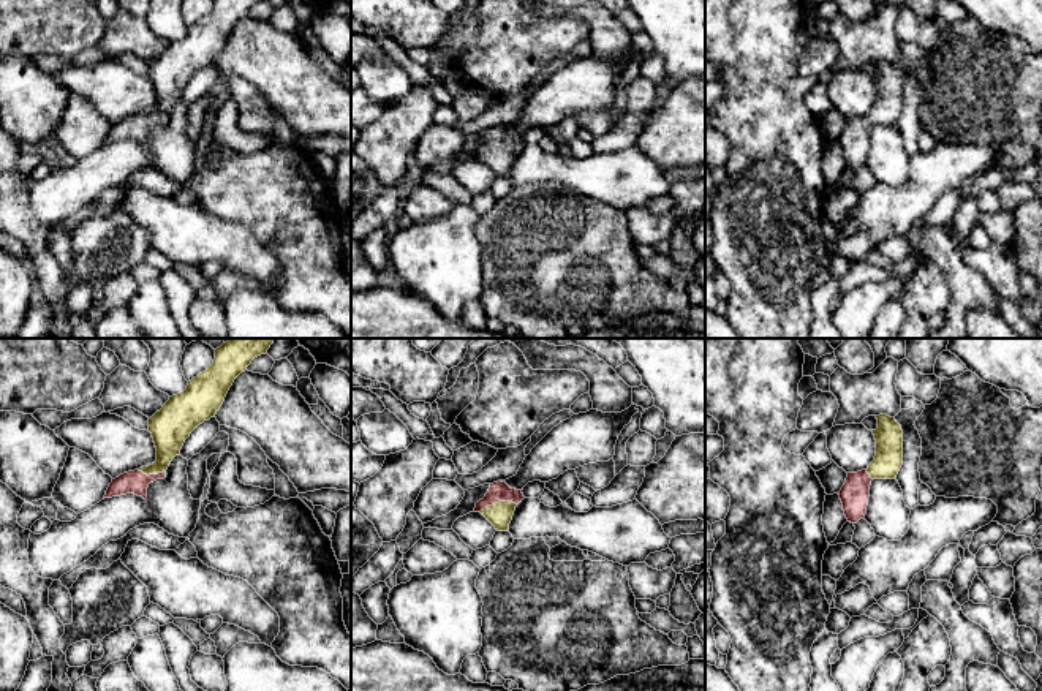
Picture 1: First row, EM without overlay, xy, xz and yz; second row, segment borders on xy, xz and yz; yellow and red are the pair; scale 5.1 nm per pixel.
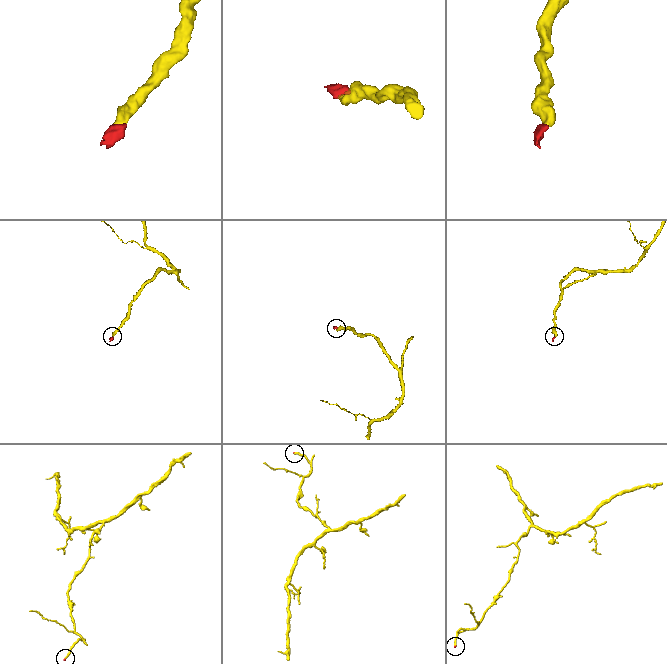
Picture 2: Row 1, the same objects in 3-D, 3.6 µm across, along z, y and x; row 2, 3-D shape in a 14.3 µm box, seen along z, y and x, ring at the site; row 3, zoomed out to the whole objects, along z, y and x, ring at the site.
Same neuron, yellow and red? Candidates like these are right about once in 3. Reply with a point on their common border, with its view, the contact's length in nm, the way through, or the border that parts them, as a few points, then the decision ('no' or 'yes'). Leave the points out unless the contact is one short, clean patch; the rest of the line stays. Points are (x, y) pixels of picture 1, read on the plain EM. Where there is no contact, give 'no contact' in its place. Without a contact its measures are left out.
xz (498, 147) | 200 nm | across xz (500, 160), (498, 147), (498, 136) | yes

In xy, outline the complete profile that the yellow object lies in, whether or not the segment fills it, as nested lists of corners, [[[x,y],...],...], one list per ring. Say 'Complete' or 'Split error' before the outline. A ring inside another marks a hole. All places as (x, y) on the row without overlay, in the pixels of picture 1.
Split error. [[[215,0],[213,9],[188,27],[183,38],[169,43],[149,65],[157,106],[112,125],[104,144],[134,139],[147,144],[147,133],[166,123],[166,115],[190,79],[204,66],[215,63],[234,25],[261,0]]]

